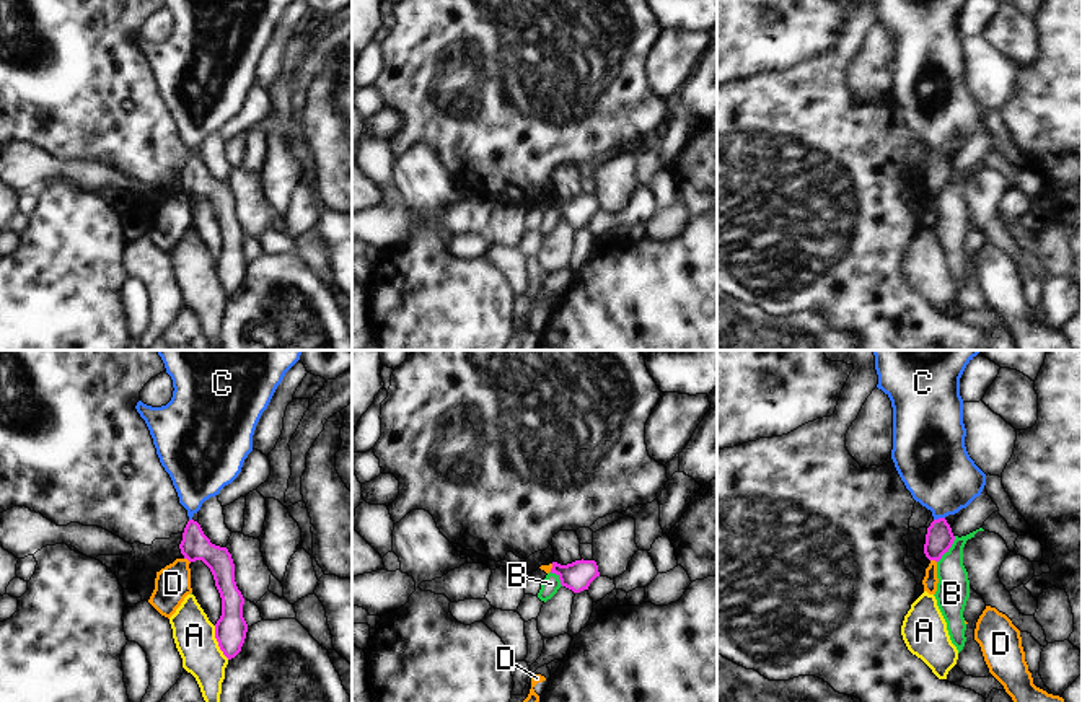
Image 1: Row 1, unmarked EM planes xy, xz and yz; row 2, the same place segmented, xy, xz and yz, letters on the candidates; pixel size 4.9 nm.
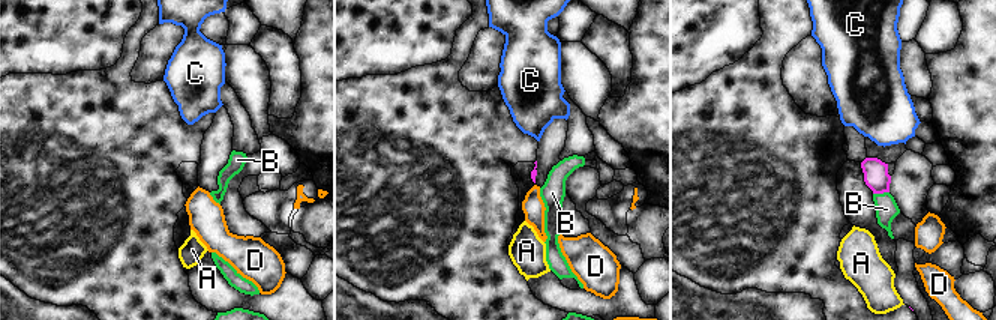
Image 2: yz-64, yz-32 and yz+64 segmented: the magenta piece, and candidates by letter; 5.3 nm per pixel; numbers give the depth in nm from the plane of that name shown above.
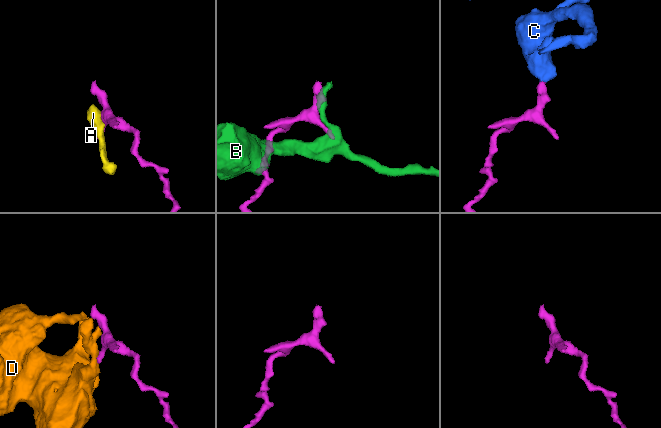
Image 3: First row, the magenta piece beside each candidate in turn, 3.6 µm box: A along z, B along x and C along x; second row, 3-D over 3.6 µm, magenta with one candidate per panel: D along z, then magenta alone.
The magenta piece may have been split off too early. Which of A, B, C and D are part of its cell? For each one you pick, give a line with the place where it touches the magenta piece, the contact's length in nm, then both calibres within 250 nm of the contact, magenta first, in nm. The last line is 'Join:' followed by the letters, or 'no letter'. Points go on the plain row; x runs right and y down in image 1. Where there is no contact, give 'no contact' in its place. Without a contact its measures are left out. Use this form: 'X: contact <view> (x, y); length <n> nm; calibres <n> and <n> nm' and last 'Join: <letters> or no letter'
C: contact yz (939, 153); length 60 nm; calibres 140 and 360 nm
Join: C

